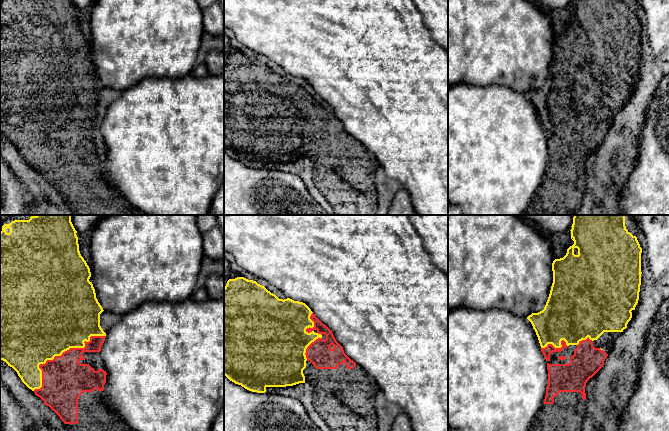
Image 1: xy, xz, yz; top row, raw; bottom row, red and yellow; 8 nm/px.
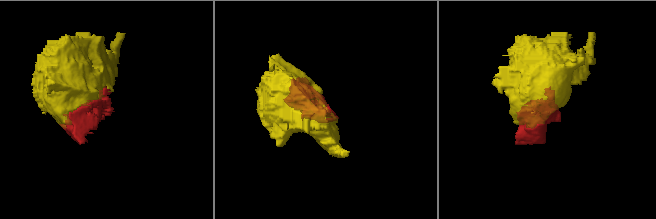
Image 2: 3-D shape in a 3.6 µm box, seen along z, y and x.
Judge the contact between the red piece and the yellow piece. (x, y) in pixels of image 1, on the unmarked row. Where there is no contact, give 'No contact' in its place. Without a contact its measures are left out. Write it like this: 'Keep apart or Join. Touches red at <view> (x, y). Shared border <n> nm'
Join. Touches red at xy (59, 132). Shared border 700 nm

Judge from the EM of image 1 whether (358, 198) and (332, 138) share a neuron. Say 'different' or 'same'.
same

